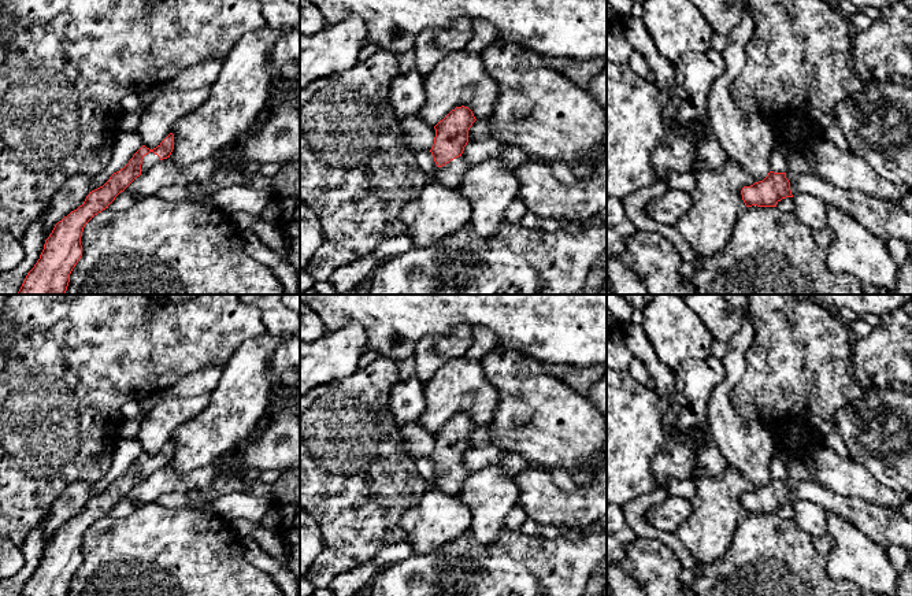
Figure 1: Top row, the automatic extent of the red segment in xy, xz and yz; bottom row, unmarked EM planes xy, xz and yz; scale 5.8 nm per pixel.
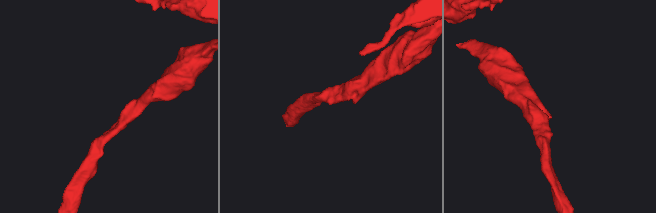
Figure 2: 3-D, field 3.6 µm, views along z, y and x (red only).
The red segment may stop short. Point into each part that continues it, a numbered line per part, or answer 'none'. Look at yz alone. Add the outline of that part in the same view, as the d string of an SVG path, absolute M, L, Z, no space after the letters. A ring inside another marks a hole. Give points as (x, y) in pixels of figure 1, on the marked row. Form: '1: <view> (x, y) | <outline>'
1: yz (888, 222) | M786 171L786 178L793 196L808 193L820 199L826 207L845 211L885 241L897 238L912 245L912 214L861 192L837 188L818 174Z

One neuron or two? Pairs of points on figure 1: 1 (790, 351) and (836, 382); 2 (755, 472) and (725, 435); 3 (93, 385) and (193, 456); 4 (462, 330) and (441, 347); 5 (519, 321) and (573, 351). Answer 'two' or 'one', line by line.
1: one
2: one
3: two
4: one
5: one

